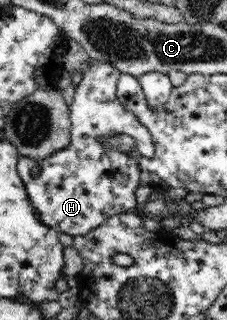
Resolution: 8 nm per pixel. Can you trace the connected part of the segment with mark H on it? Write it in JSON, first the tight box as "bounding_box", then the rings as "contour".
{"bounding_box":[17,60,157,236],"contour":[[[90,60],[89,69],[74,87],[74,96],[69,105],[69,145],[40,160],[20,156],[17,161],[17,173],[41,221],[68,236],[85,235],[117,213],[138,210],[135,191],[139,187],[141,171],[136,159],[118,153],[100,141],[109,134],[129,135],[135,141],[139,156],[147,159],[153,159],[157,149],[150,131],[117,99],[116,85],[121,75],[111,63]]]}

